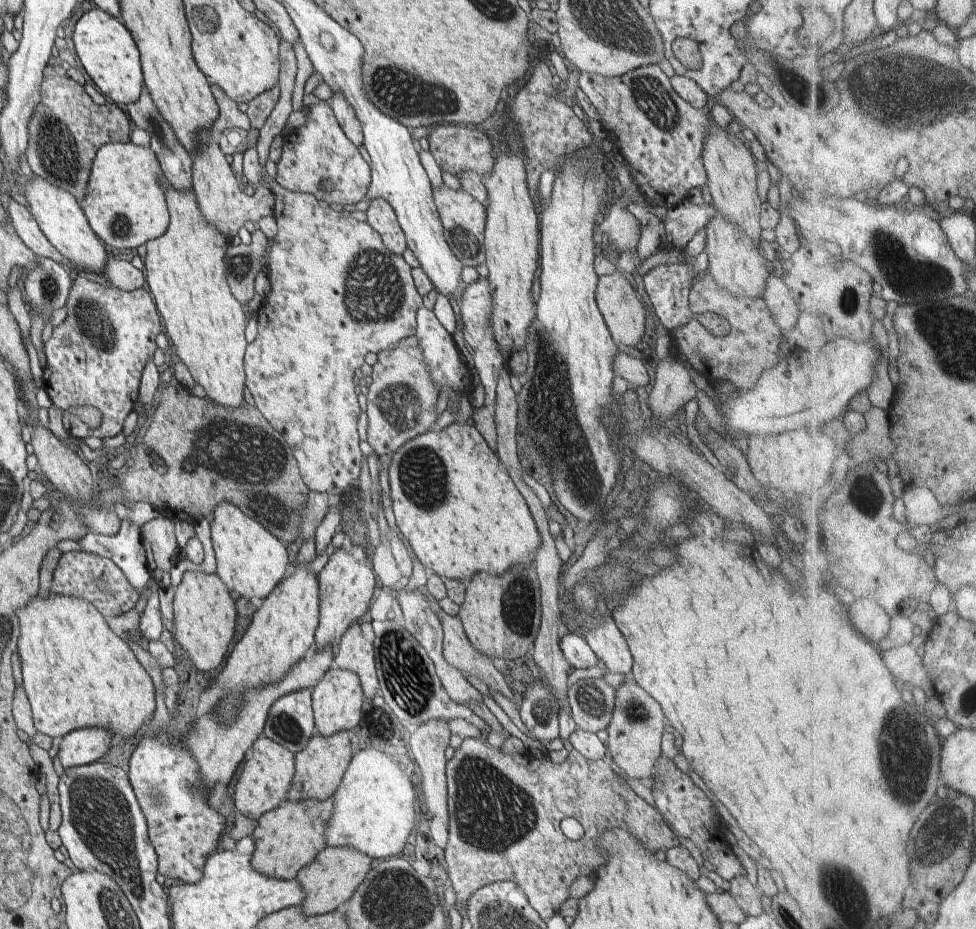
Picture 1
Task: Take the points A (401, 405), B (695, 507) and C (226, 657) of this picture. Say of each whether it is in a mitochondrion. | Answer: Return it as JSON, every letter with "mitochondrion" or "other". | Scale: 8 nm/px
{"A":"mitochondrion","B":"other","C":"other"}

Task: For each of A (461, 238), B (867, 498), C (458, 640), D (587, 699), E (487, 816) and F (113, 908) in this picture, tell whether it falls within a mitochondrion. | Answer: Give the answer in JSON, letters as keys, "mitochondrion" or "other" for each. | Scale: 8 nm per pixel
{"A":"mitochondrion","B":"mitochondrion","C":"other","D":"mitochondrion","E":"mitochondrion","F":"mitochondrion"}

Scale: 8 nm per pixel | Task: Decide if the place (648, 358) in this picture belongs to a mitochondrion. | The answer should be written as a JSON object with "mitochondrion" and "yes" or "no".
{"mitochondrion":"no"}

